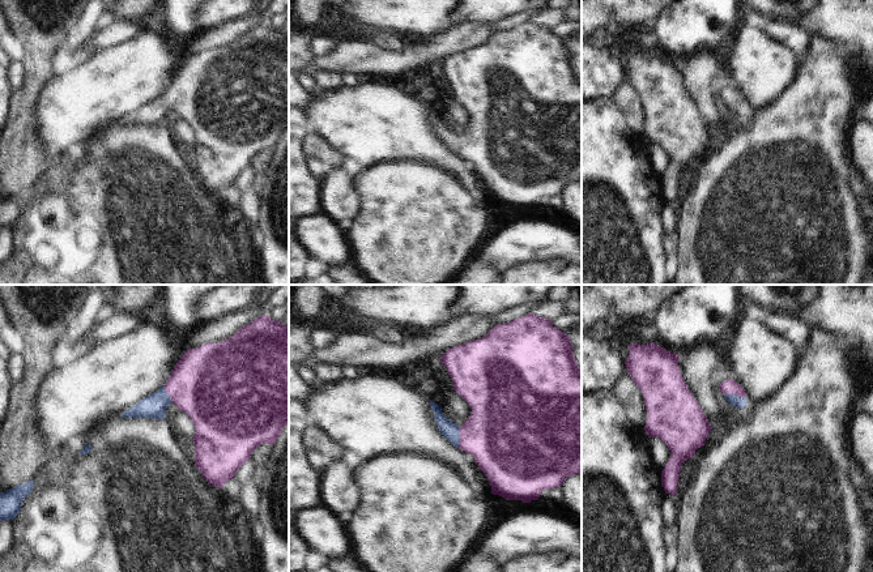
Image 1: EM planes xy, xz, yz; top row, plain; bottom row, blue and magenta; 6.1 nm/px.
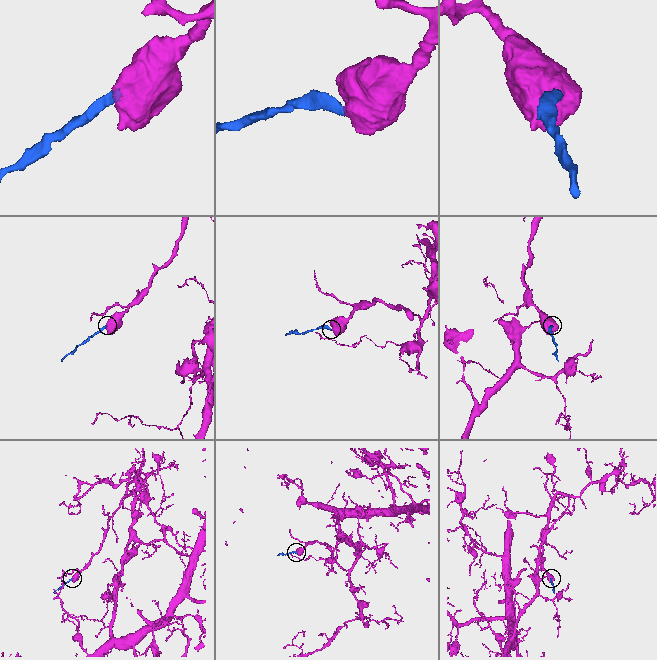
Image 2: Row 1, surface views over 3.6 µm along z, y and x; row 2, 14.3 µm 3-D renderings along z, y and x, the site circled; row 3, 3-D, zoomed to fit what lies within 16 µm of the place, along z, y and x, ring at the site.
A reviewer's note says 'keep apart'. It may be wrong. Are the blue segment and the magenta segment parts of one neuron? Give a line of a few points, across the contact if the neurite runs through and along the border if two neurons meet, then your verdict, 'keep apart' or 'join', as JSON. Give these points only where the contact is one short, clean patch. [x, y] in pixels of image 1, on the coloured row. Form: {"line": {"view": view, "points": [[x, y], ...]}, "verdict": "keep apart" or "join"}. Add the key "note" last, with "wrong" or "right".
{"line": {"view": "yz", "points": [[736, 401], [735, 395], [729, 387]]}, "verdict": "join", "note": "wrong"}

